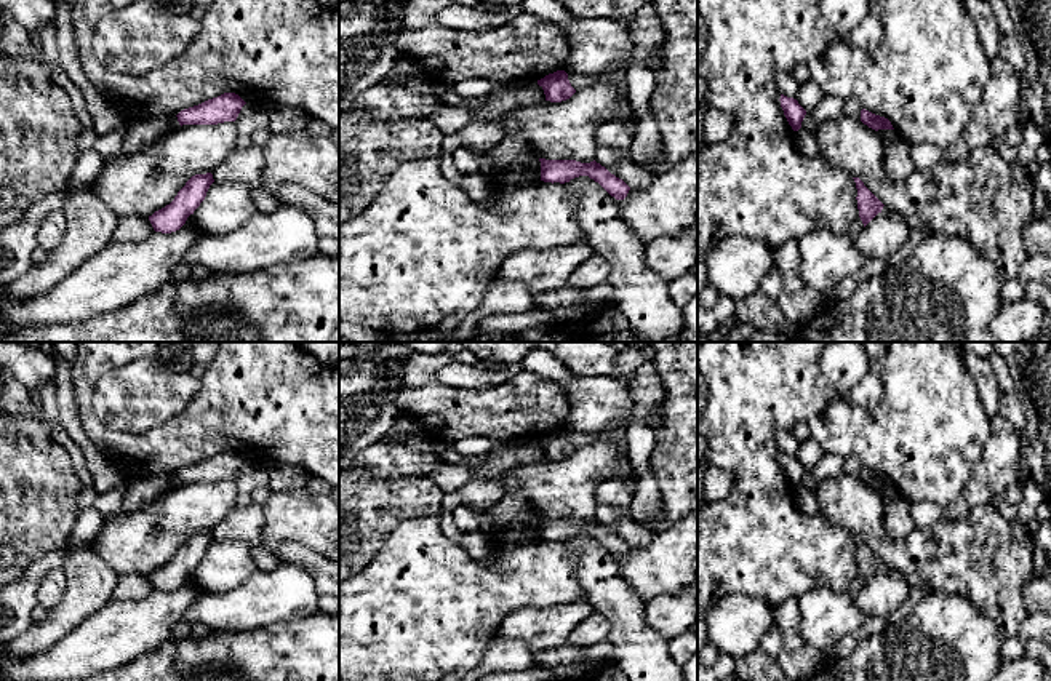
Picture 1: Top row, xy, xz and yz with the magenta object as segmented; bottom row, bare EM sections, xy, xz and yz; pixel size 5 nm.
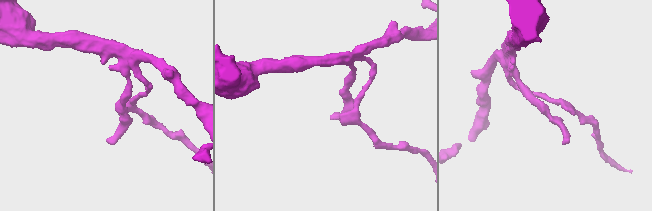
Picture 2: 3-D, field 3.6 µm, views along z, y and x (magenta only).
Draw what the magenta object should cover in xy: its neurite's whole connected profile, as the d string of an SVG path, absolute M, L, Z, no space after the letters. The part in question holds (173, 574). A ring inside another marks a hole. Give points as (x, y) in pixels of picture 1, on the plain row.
M211 531L192 534L170 563L149 574L154 588L162 591L179 588L205 558L213 540Z

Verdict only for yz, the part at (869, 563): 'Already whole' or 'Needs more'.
Already whole

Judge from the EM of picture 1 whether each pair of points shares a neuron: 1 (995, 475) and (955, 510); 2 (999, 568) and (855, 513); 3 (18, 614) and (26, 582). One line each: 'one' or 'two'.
1: one
2: one
3: one

